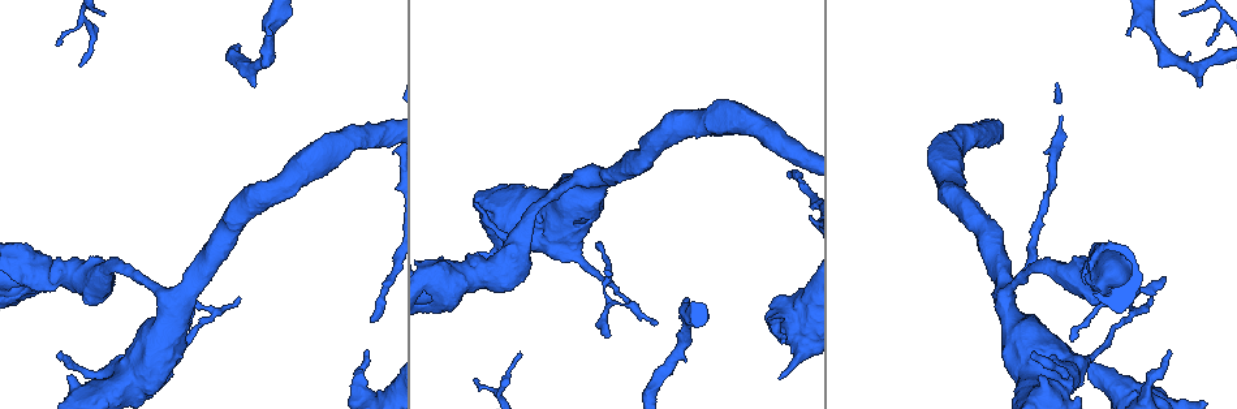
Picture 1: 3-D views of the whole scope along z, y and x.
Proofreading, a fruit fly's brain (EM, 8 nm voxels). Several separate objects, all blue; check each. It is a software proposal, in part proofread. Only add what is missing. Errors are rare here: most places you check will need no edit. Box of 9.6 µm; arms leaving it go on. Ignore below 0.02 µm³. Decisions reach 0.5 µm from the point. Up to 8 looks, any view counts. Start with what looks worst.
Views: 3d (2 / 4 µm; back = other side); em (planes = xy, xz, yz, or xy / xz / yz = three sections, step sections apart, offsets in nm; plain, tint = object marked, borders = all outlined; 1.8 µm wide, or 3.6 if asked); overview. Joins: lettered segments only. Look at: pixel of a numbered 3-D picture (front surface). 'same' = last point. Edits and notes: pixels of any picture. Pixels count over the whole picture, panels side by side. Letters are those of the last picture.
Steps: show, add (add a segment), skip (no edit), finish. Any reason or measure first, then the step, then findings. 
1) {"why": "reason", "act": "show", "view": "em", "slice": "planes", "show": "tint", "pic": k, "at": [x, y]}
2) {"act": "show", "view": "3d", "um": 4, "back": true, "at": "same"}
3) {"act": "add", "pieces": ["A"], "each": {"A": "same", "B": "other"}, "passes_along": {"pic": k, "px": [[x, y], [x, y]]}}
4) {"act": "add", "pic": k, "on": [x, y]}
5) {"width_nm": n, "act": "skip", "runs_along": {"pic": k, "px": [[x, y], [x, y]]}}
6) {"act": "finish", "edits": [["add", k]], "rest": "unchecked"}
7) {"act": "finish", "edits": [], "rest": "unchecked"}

{"why": "branch stops here", "act": "show", "view": "3d", "um": 4, "pic": 1, "at": [789, 176]}

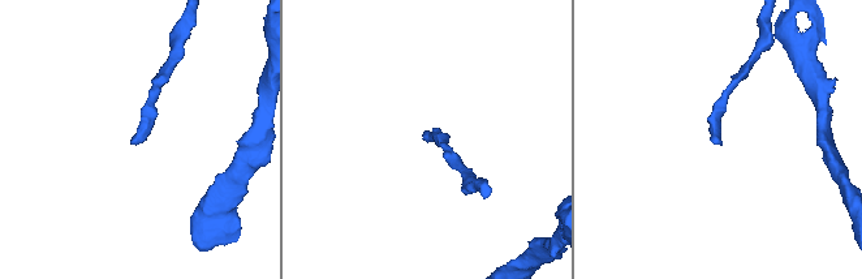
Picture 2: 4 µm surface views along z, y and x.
{"act": "show", "view": "em", "slice": "xz", "step": 4, "show": "plain", "pic": 2, "at": [714, 138]}

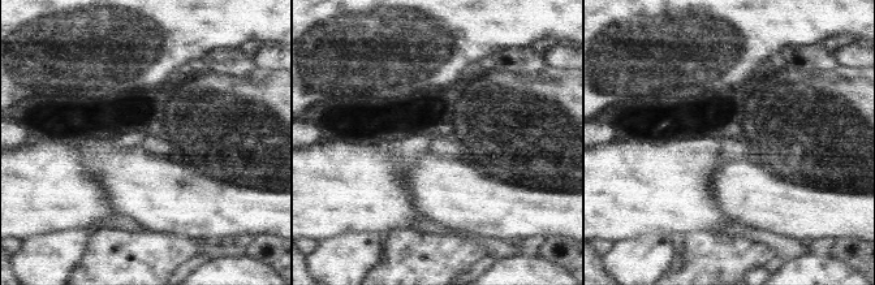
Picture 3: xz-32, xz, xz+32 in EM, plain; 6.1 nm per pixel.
{"act": "show", "view": "em", "slice": "xz", "step": 4, "show": "borders", "at": "same"}

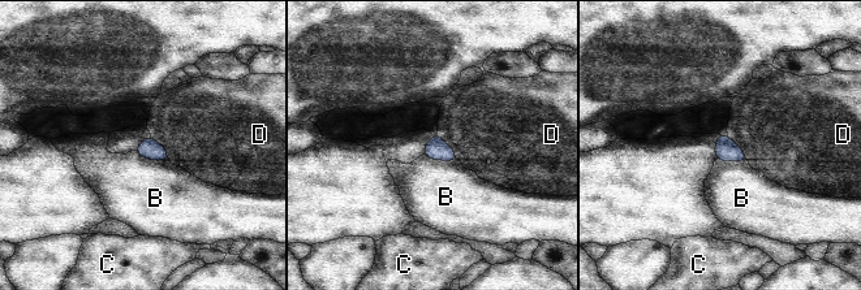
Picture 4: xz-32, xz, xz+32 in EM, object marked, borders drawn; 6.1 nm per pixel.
{"act": "skip", "each": {"B": "other", "C": "other", "D": "other"}, "found": "no lettered segment goes on from it"}

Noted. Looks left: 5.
{"why": "free end", "act": "show", "view": "em", "slice": "xy", "step": 4, "show": "tint", "pic": 1, "at": [1167, 350]}

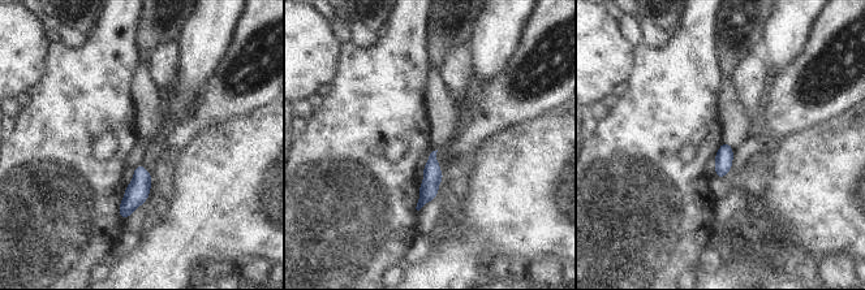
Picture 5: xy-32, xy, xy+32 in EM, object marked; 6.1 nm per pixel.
{"act": "show", "view": "em", "slice": "planes", "show": "borders", "at": "same"}

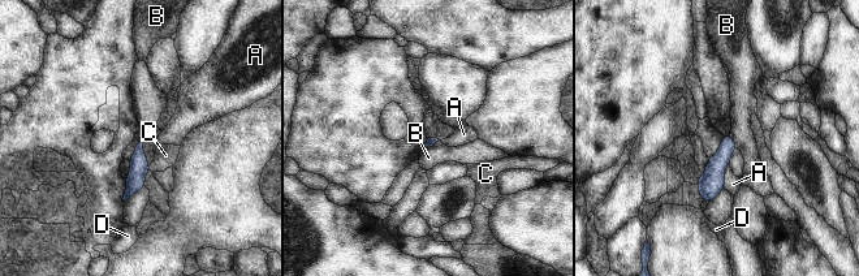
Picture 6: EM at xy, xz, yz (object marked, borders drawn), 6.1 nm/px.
{"act": "skip", "each": {"A": "other", "B": "other", "C": "other", "D": "other"}, "runs_along": {"pic": 6, "px": [[726, 137], [726, 150], [704, 198]]}, "found": "no lettered segment goes on from it"}

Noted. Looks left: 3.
{"why": "stops while still wide", "act": "show", "view": "em", "slice": "xz", "step": 8, "show": "tint", "pic": 1, "at": [270, 34]}

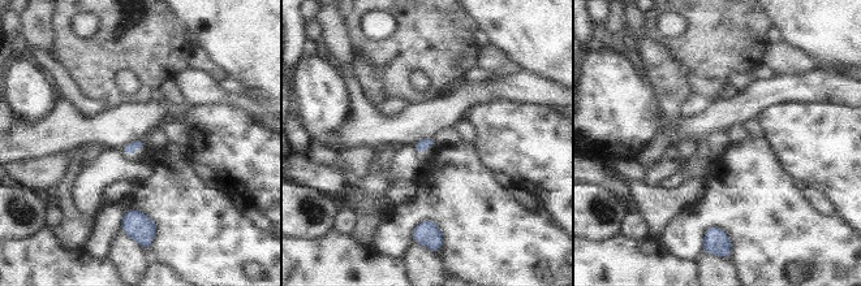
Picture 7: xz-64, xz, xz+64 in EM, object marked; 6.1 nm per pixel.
{"act": "show", "view": "em", "slice": "planes", "show": "borders", "at": "same"}

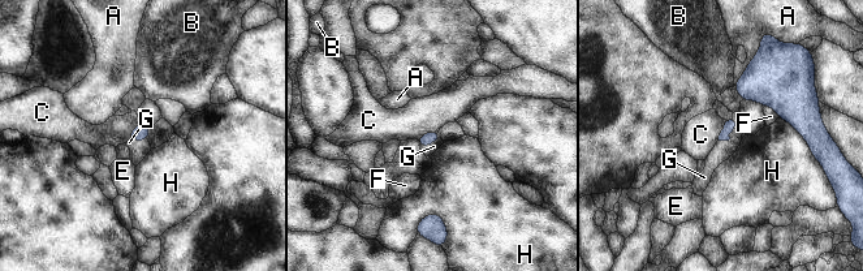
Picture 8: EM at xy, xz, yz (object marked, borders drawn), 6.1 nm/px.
{"act": "add", "pieces": ["G"], "each": {"A": "other", "B": "other", "C": "other", "E": "other", "F": "other", "G": "same", "H": "other"}, "passes_along": {"pic": 8, "px": [[730, 124], [729, 130], [723, 150]]}, "found": "the neuron continues"}

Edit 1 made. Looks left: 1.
{"why": "tapers out", "act": "show", "view": "em", "slice": "yz", "step": 4, "show": "borders", "pic": 1, "at": [1163, 277]}

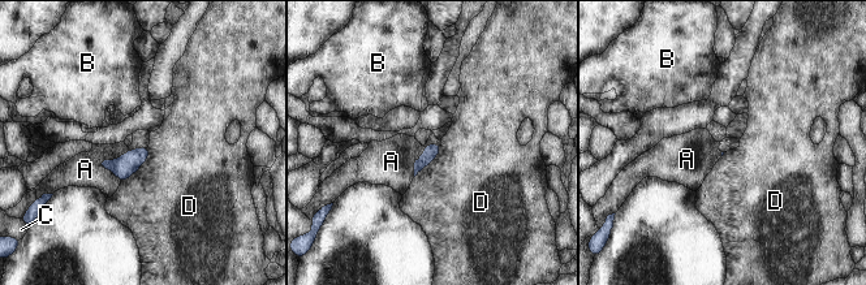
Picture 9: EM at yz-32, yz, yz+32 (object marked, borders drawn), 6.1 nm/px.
{"act": "skip", "each": {"A": "other", "B": "other", "C": "other", "D": "other"}, "border": {"pic": 9, "px": [[129, 150], [102, 163], [120, 182]]}, "found": "none of them fits"}

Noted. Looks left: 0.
{"act": "finish", "edits": [["add", 8]], "rest": "unchecked"}

